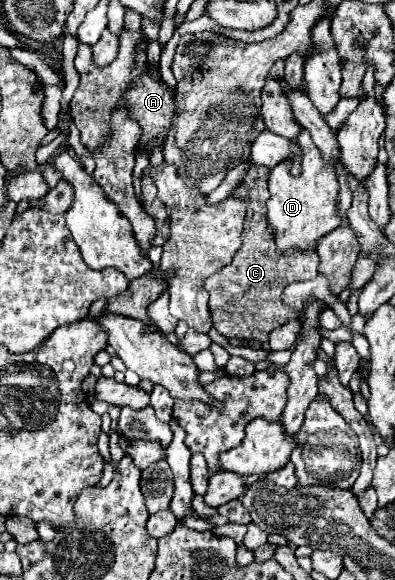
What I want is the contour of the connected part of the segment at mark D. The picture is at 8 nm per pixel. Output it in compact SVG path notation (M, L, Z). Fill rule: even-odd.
M302 127L300 135L296 137L296 145L300 149L300 161L302 171L300 175L292 175L292 161L282 161L276 165L268 179L270 199L266 201L268 207L268 223L276 233L276 245L280 251L298 247L298 249L310 249L316 247L316 241L334 231L340 225L340 217L336 213L336 195L338 195L338 179L334 173L334 167L320 157L320 151L316 145L312 145L312 137L308 137L308 131Z

